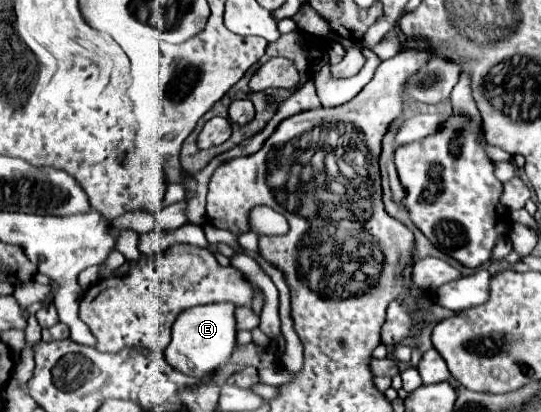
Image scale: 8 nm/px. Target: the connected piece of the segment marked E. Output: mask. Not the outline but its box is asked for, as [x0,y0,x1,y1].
[165,303,237,379]

